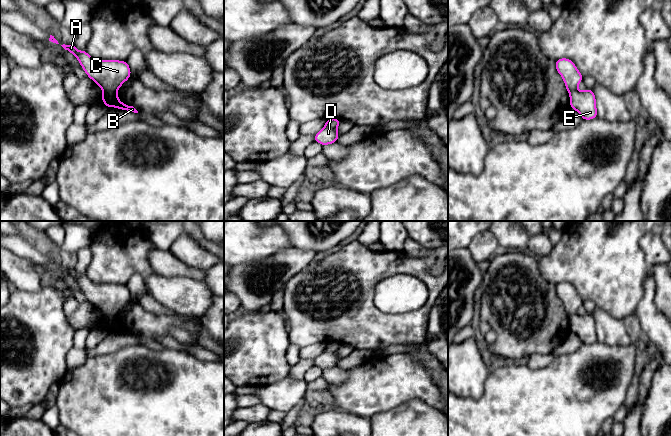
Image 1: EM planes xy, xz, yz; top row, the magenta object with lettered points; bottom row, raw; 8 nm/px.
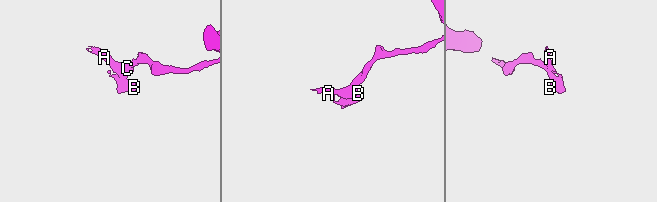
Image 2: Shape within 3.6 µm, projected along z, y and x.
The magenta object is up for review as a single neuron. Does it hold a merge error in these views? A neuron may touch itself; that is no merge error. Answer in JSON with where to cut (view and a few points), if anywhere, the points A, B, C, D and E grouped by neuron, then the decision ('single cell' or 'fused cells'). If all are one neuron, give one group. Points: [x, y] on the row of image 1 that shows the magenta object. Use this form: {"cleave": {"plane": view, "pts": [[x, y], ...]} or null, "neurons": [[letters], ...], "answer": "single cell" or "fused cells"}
{"cleave": {"plane": "xy", "pts": [[115, 91], [103, 92]]}, "neurons": [["A", "C"], ["B", "D", "E"]], "answer": "fused cells"}

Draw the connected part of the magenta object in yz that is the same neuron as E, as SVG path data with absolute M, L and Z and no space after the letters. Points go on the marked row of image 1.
M585 89L584 91L574 90L569 93L570 108L576 110L583 120L591 120L597 115L596 98L594 91Z

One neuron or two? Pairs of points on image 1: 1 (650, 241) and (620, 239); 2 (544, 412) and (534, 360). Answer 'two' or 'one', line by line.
1: two
2: two

